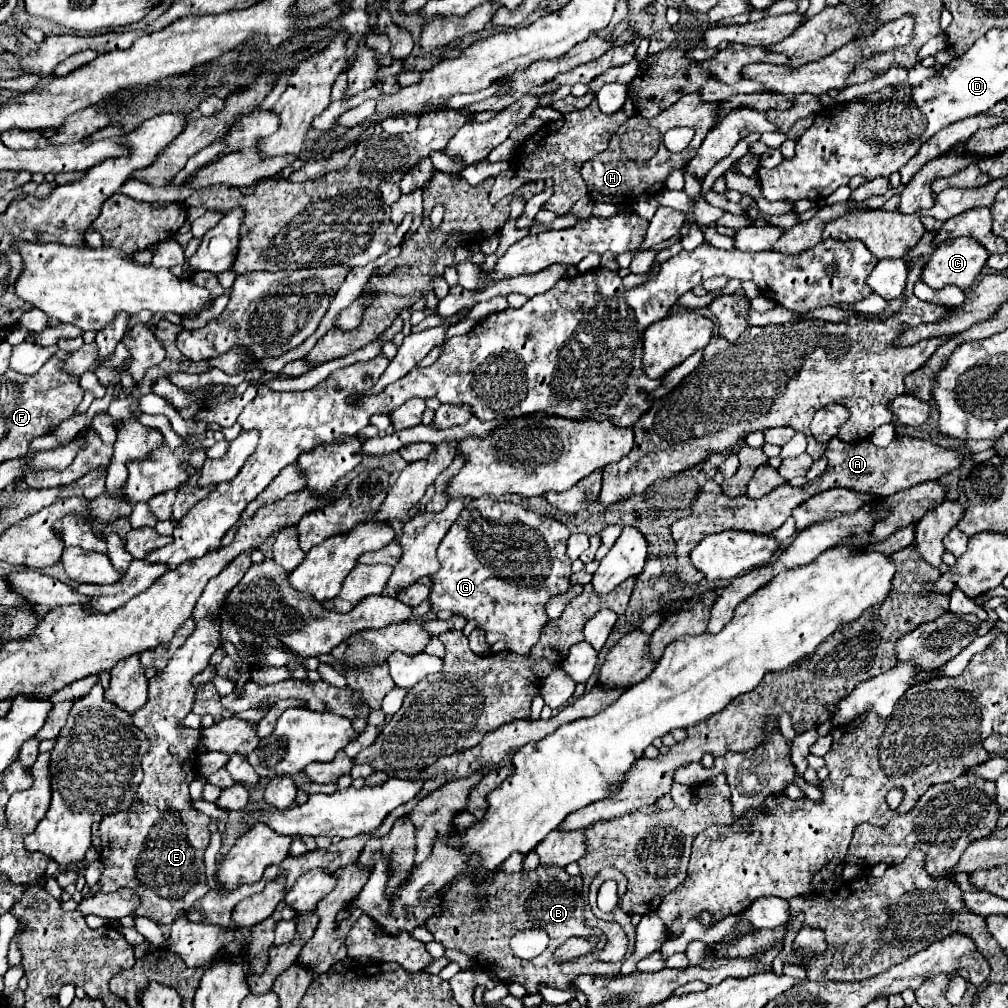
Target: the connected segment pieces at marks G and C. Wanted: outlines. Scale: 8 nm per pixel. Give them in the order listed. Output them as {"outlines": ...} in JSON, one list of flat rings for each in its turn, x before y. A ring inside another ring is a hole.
{"outlines":[[[476,498,466,504,456,524,448,530,438,548,438,560,442,568,432,576,430,588,430,612,450,610,452,614,464,616,468,622,476,622,478,630,486,632,486,642,492,646,496,640,508,644,510,652,526,656,538,642,544,628,544,604,560,592,570,588,570,564,566,556,566,542,570,530,554,520,530,512,518,504,498,502,490,498]],[[954,238,950,242,942,242,942,244,936,246,930,260,924,264,922,280,930,288,936,288,936,290,944,288,946,284,954,284,960,290,968,290,972,286,972,282,976,280,976,276,980,274,980,270,984,268,986,260,988,260,988,252,982,244,978,244,972,238]]]}

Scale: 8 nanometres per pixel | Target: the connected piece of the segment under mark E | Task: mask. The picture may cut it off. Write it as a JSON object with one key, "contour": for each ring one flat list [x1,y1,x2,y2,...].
{"contour":[[251,552,240,554,224,568,224,572,206,584,192,612,198,622,196,630,182,644,182,648,176,650,174,658,158,672,158,676,150,680,146,704,132,714,132,722,150,740,150,752,142,758,144,780,136,792,138,806,134,810,104,816,100,822,100,860,104,864,100,878,102,890,114,892,118,888,132,888,140,896,140,908,136,916,160,920,162,924,172,924,210,890,204,876,204,850,210,840,210,818,192,806,188,792,190,782,194,782,198,776,196,748,200,732,186,728,180,722,194,704,196,690,190,684,192,676,208,666,210,656,220,644,220,626,212,618,220,614,220,604,224,604,228,590,240,582,244,572,252,565]]}

